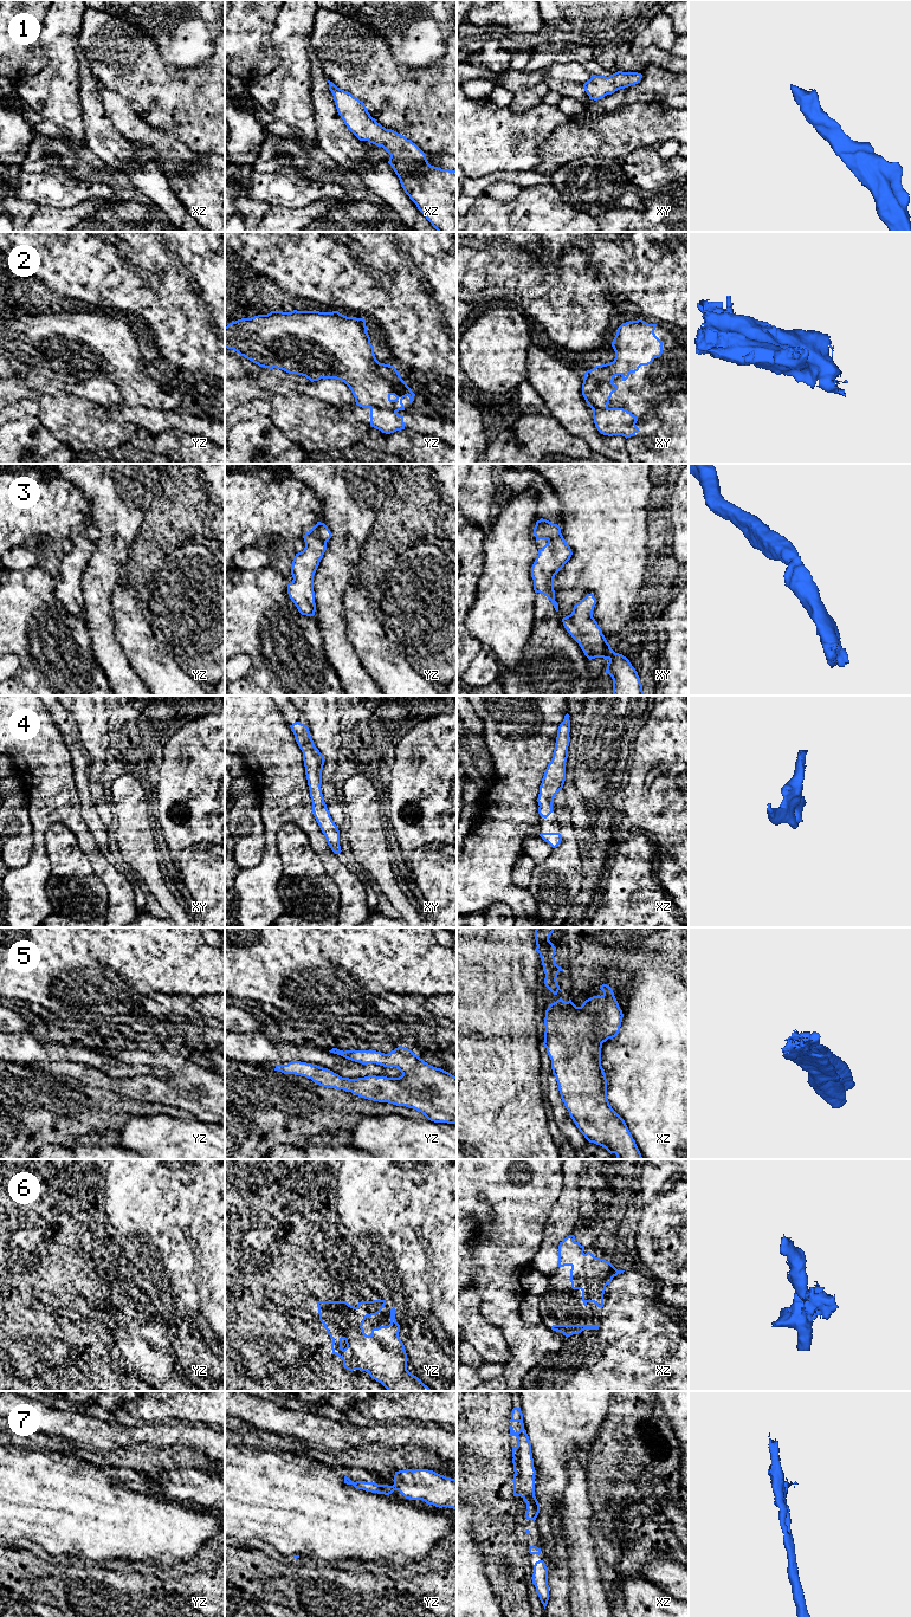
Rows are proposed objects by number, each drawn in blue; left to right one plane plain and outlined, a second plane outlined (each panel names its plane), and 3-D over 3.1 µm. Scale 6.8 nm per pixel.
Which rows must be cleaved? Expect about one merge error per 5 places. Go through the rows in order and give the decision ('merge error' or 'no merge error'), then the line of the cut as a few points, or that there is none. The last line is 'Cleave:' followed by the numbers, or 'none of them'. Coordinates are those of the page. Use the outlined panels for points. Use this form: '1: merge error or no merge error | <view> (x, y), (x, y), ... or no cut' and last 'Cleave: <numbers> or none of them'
1: no merge error | no cut
2: merge error | yz (370, 407), (386, 407), (395, 412)
3: no merge error | no cut
4: no merge error | no cut
5: no merge error | no cut
6: no merge error | no cut
7: no merge error | no cut
Cleave: 2

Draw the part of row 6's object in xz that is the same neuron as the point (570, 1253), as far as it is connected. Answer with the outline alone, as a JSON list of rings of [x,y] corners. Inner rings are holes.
[[[569,1235],[558,1246],[558,1267],[570,1266],[570,1282],[573,1289],[582,1291],[582,1301],[587,1306],[594,1302],[603,1307],[606,1286],[610,1285],[614,1276],[625,1270],[618,1270],[609,1261],[595,1257],[575,1236]]]

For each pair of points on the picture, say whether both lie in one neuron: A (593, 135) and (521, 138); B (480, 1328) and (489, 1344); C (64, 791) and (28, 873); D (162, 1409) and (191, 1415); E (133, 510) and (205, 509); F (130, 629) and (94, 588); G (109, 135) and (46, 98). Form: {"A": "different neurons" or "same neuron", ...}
{"A": "different neurons", "B": "same neuron", "C": "same neuron", "D": "same neuron", "E": "different neurons", "F": "different neurons", "G": "different neurons"}

